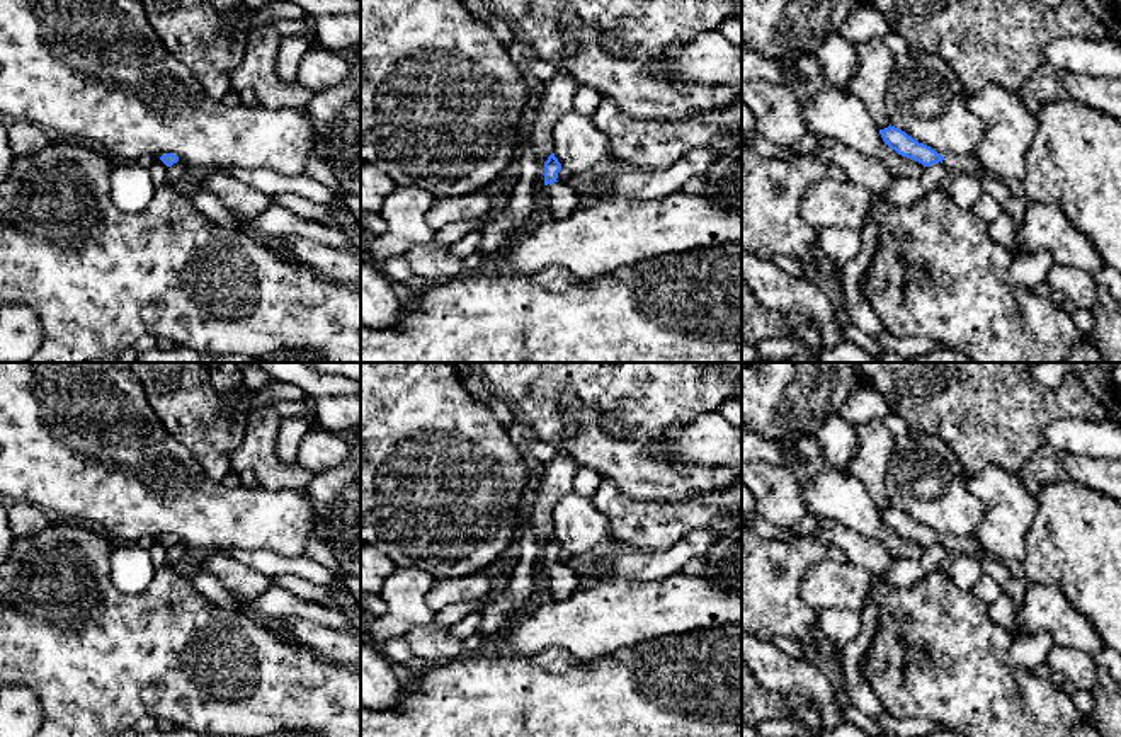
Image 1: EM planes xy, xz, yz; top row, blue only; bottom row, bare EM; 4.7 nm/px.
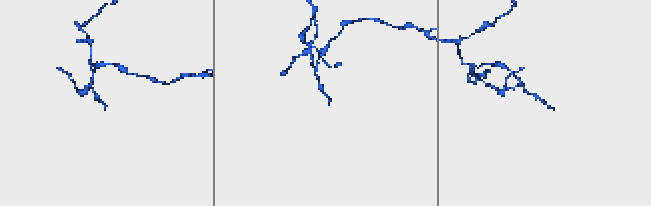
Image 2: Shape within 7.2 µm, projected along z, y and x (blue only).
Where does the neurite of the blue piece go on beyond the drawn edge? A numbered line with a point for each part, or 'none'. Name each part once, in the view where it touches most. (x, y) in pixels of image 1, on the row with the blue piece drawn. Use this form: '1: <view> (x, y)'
1: xz (560, 203)

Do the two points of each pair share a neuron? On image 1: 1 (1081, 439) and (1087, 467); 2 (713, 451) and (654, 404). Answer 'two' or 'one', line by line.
1: two
2: two

